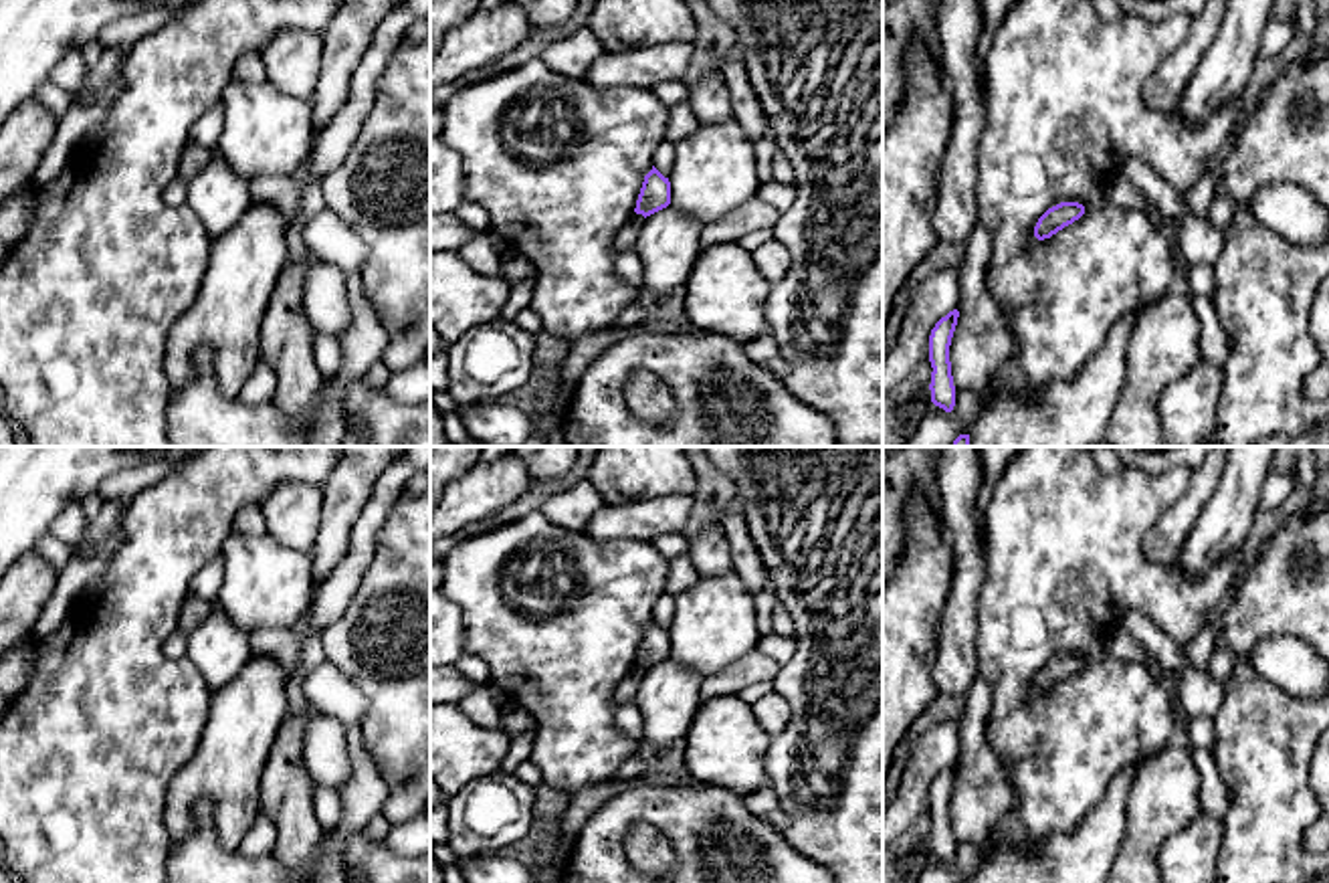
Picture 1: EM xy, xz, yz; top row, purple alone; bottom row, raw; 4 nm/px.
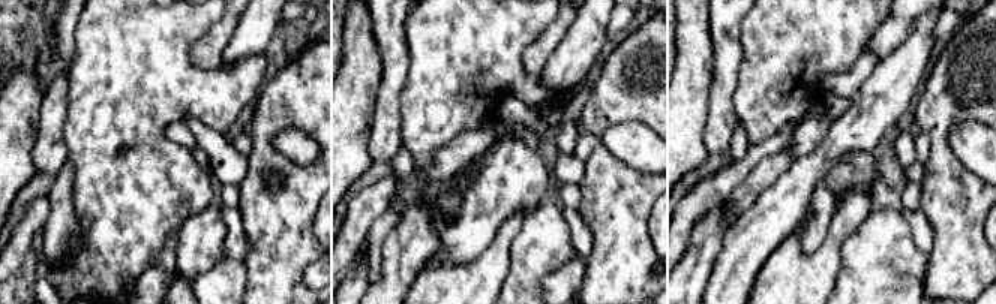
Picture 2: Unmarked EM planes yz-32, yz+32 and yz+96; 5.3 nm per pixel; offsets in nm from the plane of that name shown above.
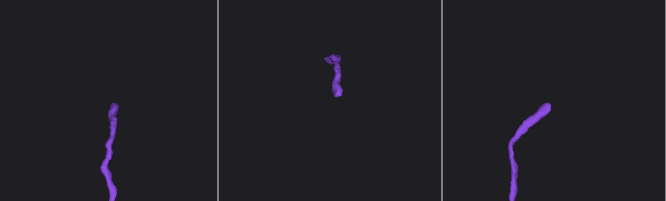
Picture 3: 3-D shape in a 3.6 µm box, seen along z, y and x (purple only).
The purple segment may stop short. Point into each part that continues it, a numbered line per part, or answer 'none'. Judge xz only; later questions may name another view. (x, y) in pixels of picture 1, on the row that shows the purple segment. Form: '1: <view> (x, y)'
none

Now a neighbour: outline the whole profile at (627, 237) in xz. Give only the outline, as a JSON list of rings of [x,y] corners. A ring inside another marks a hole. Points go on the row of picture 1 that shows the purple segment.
[[[632,214],[630,220],[618,230],[616,240],[612,244],[612,253],[618,257],[624,251],[628,251],[630,247],[636,247],[640,228],[644,224],[644,216],[642,214]]]

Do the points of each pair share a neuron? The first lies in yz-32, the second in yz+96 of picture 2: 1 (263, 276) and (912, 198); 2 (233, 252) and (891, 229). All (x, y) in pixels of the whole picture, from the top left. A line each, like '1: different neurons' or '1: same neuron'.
1: different neurons
2: different neurons

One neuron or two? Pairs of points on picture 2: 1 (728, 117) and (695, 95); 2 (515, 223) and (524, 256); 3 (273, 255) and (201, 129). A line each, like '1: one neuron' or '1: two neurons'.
1: two neurons
2: two neurons
3: two neurons

